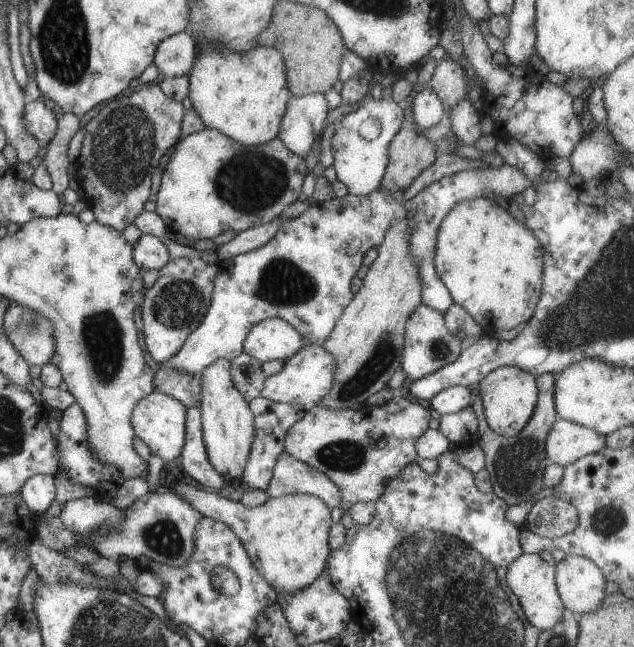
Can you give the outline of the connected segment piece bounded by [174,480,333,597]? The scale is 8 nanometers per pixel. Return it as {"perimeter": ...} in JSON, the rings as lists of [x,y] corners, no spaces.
{"perimeter":[[[180,480],[174,481],[176,482],[178,482],[176,490],[182,495],[183,500],[186,500],[195,510],[200,511],[204,517],[226,524],[234,532],[259,576],[276,592],[277,597],[293,596],[304,591],[326,570],[328,556],[331,552],[328,538],[333,521],[330,516],[331,510],[317,497],[299,493],[283,495],[270,497],[261,506],[248,507],[242,505],[240,501],[232,502],[226,498],[220,498],[216,492],[208,493],[188,484],[182,484]]]}

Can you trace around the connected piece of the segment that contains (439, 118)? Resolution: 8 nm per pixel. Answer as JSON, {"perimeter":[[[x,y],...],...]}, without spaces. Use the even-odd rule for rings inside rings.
{"perimeter":[[[431,87],[424,88],[420,93],[414,92],[413,95],[410,109],[420,129],[430,129],[437,123],[444,122],[445,109],[442,100]]]}

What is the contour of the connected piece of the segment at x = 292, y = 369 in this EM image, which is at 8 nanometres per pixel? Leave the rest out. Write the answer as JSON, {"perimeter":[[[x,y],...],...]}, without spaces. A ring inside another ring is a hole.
{"perimeter":[[[308,344],[285,360],[284,369],[266,378],[261,397],[274,403],[302,406],[306,410],[312,408],[331,390],[334,374],[335,363],[332,356],[322,345]]]}

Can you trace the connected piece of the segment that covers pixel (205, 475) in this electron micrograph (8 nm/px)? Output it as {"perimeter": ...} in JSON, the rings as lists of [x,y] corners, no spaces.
{"perimeter":[[[188,407],[186,413],[186,443],[180,454],[184,471],[206,488],[222,489],[226,480],[214,469],[208,457],[203,438],[201,409]]]}

